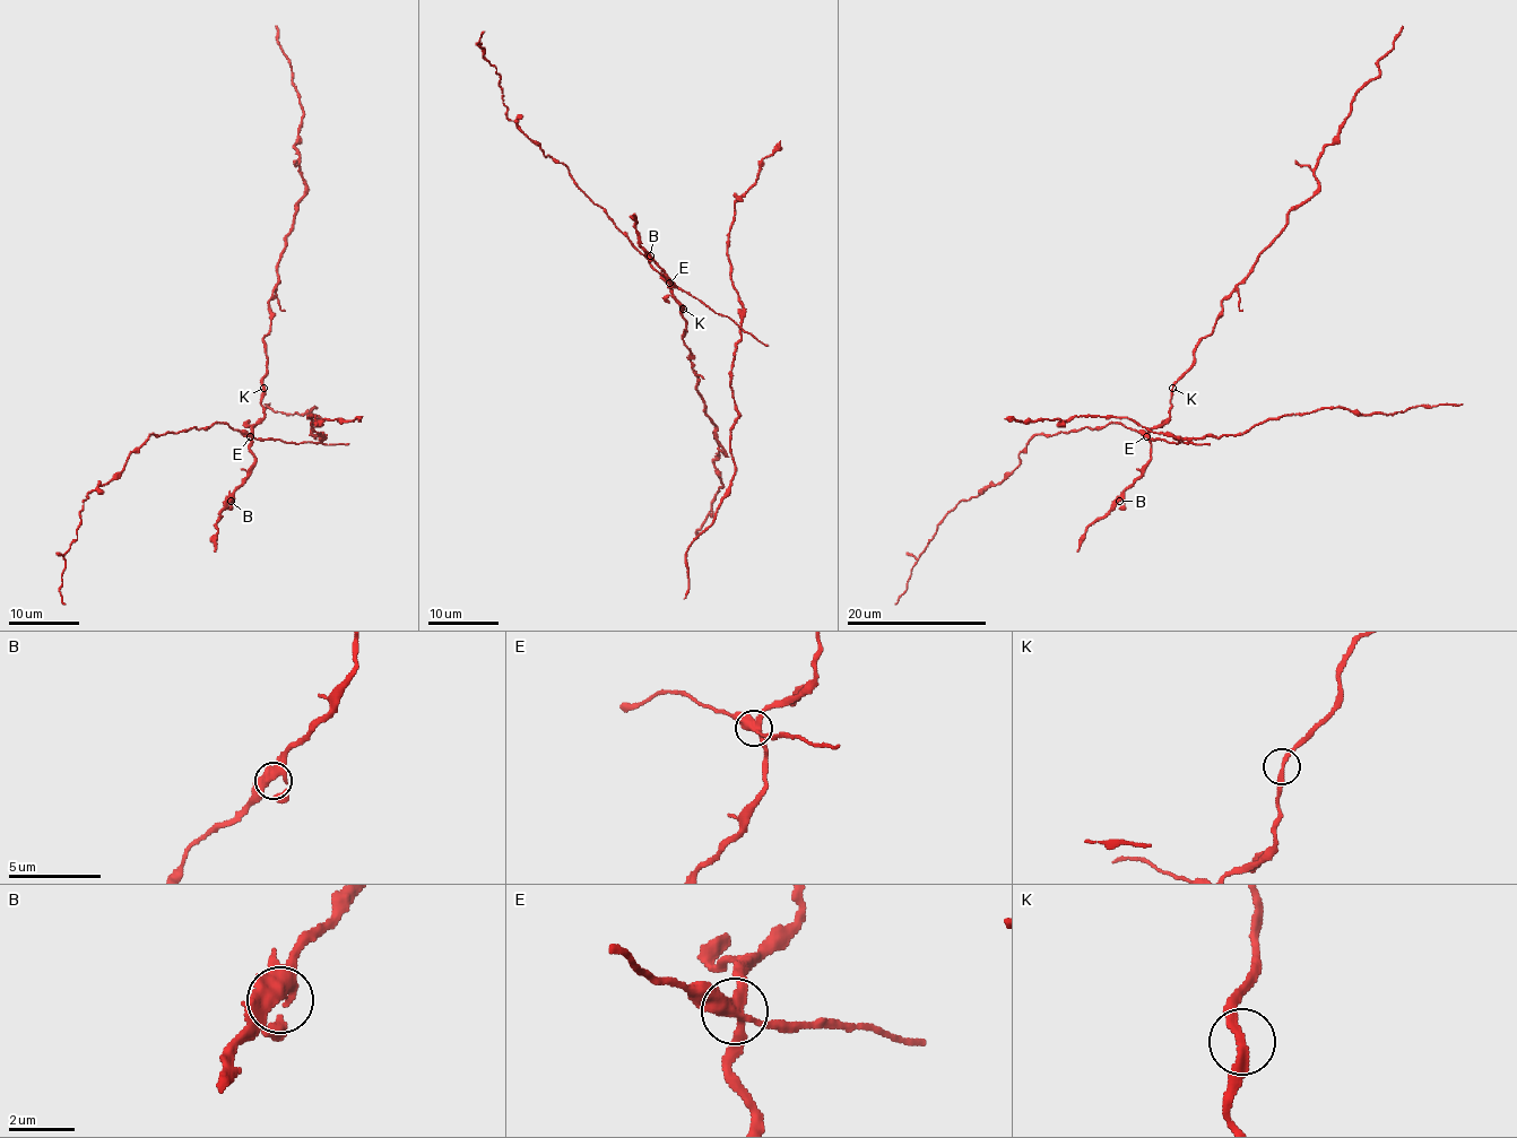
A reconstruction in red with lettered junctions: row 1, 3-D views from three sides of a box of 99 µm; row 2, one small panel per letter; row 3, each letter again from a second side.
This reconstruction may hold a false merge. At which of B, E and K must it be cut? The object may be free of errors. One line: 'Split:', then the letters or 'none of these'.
Split: E

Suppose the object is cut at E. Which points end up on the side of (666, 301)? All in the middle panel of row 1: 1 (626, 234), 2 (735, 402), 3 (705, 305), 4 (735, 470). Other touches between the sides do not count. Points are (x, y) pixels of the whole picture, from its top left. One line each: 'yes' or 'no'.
1: no
2: no
3: no
4: no

